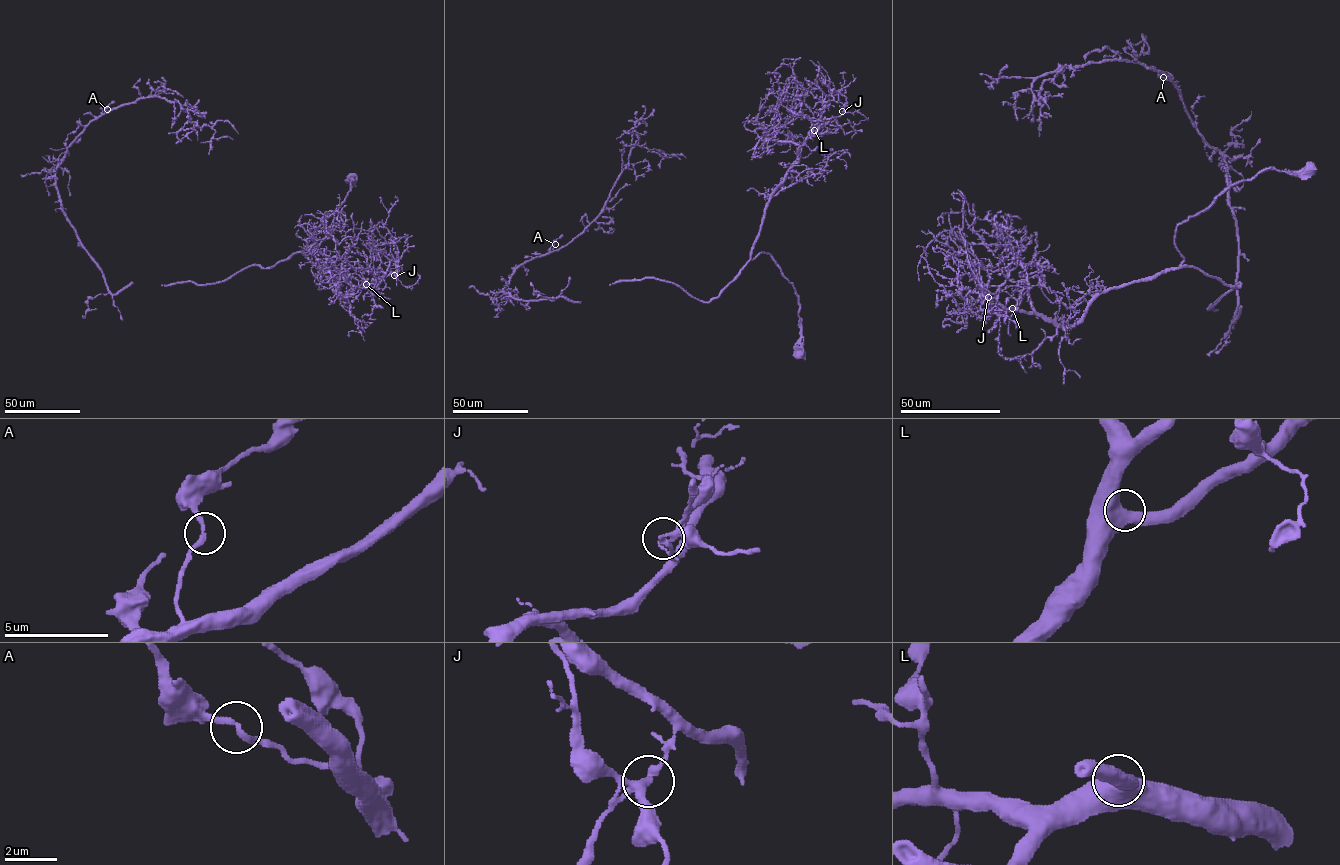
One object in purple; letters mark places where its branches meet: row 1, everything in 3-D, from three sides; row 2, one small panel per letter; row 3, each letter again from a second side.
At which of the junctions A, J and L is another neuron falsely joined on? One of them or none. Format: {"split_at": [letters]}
{"split_at": ["J"]}

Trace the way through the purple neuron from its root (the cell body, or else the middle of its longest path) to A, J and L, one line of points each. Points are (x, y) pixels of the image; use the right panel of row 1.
A: (1309, 169), (1266, 169), (1177, 226), (1182, 265), (1240, 284), (1208, 309), (1240, 314), (1225, 161), (1163, 77)
J: (1309, 169), (1266, 169), (1226, 188), (1177, 226), (1178, 267), (1108, 288), (1071, 325), (988, 297)
L: (1309, 169), (1266, 169), (1226, 188), (1177, 226), (1178, 267), (1108, 288), (1071, 325), (1012, 308)

